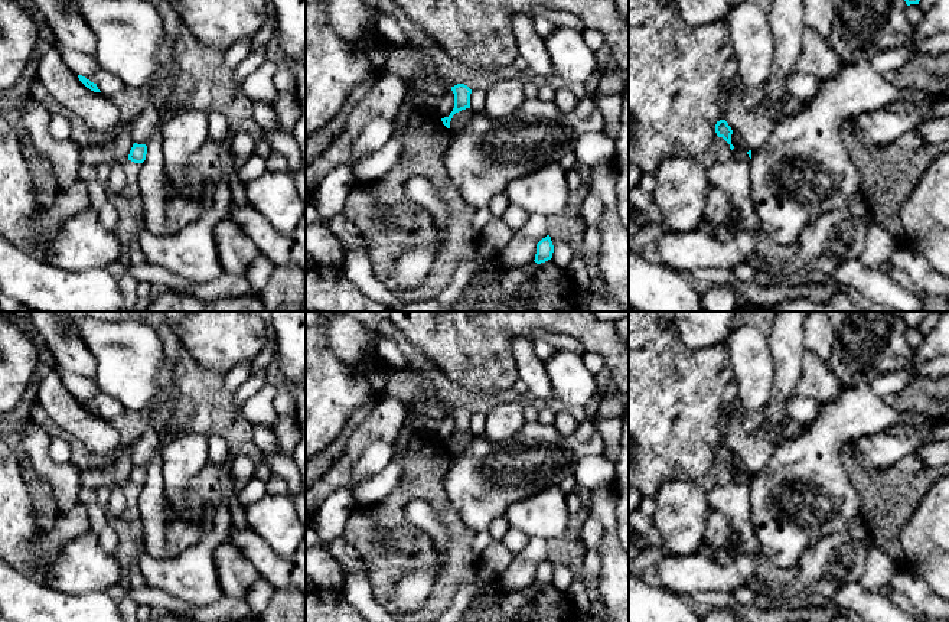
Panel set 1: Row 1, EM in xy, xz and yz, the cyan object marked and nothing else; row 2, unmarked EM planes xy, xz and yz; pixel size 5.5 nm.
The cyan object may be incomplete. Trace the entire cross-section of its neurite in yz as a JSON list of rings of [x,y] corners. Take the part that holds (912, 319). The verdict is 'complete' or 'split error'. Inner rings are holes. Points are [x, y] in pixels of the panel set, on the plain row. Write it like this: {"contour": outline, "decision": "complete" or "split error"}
{"contour": [[[903,312],[903,320],[907,329],[919,328],[919,325],[930,315],[932,312]]], "decision": "complete"}

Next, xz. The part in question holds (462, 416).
{"contour": [[[457,407],[457,408],[451,410],[451,414],[454,417],[454,432],[449,440],[441,442],[443,447],[447,452],[450,452],[450,444],[456,436],[466,433],[466,432],[470,432],[472,413],[467,408]]], "decision": "complete"}

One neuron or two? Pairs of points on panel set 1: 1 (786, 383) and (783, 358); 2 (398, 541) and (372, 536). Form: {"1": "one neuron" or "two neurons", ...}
{"1": "one neuron", "2": "two neurons"}

